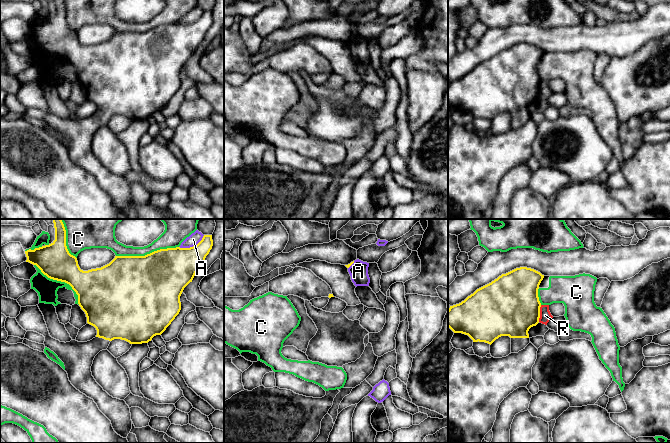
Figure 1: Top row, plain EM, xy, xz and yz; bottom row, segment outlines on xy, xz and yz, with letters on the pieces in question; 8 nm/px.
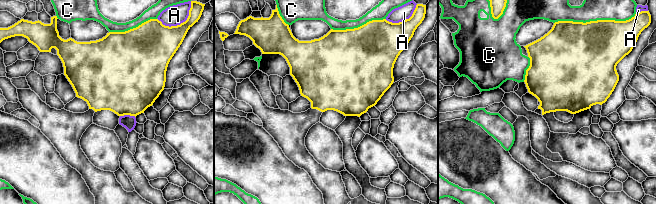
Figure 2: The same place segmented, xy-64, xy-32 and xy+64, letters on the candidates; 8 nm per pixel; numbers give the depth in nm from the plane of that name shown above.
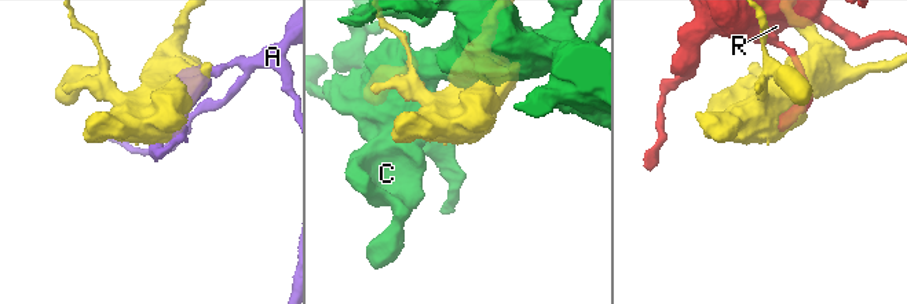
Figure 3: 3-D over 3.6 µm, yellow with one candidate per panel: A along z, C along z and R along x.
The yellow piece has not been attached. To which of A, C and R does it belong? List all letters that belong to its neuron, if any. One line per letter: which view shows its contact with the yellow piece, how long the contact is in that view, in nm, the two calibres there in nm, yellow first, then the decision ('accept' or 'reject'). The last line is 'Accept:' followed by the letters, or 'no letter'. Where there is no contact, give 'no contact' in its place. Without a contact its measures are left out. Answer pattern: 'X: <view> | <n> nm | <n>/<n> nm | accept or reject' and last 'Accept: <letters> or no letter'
A: xy | 220 nm | 340/90 nm | reject
C: xy | 500 nm | 480/170 nm | reject
R: yz | 140 nm | 480/90 nm | reject
Accept: no letter

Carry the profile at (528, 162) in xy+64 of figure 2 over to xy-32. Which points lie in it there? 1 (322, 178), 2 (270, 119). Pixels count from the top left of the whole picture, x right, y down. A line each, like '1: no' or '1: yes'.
1: yes
2: yes

